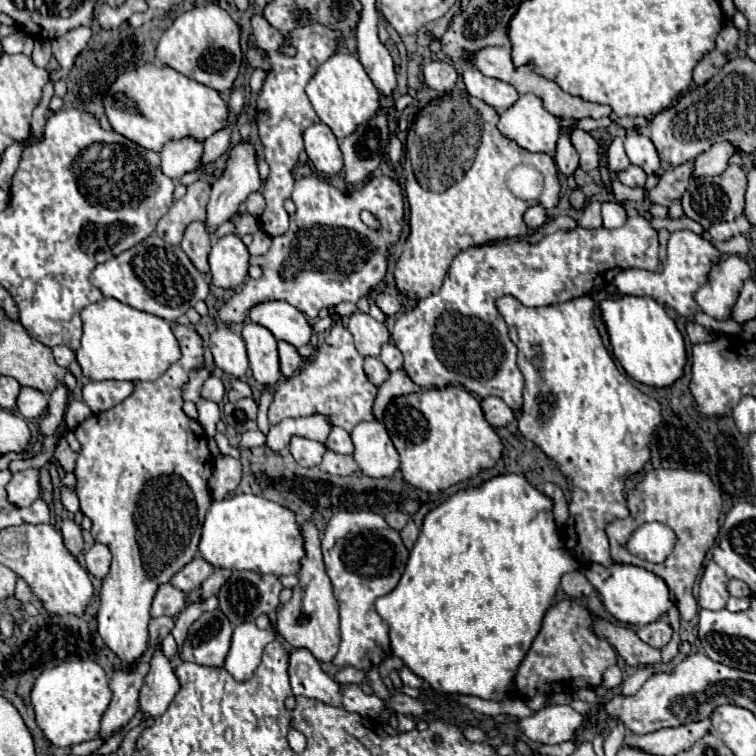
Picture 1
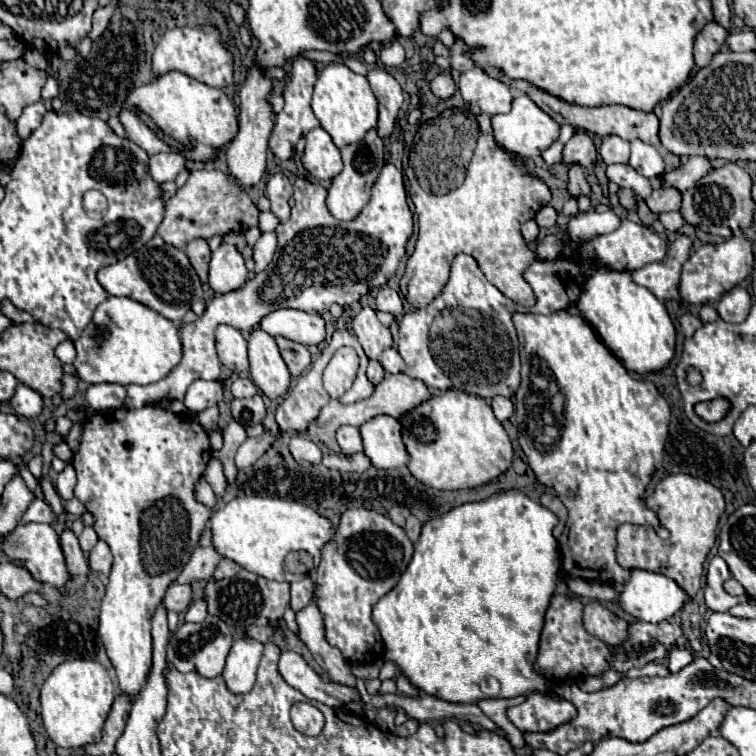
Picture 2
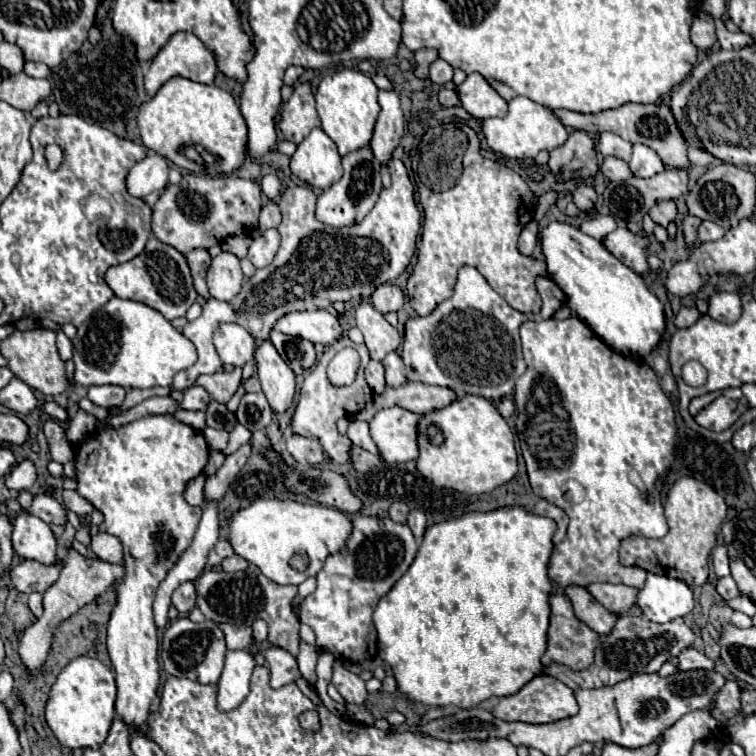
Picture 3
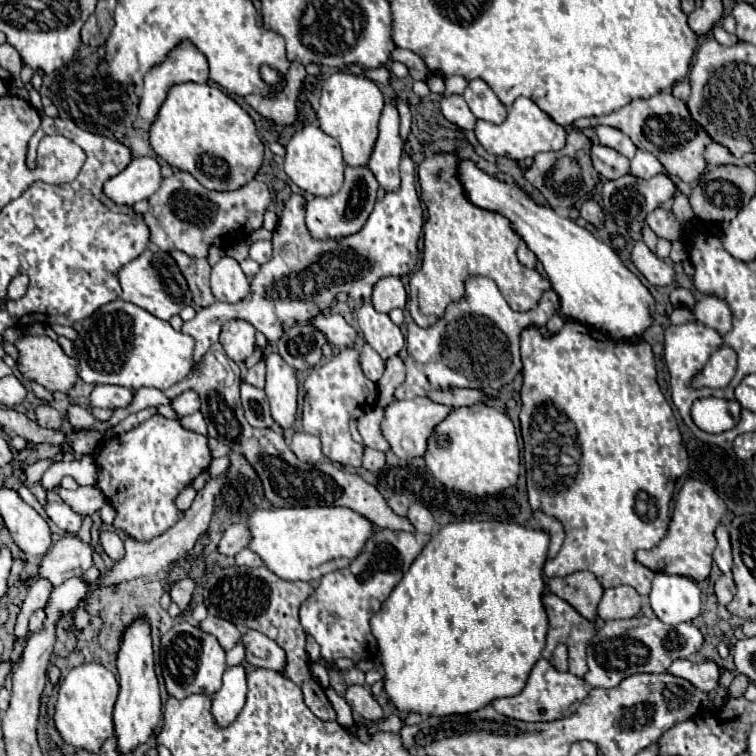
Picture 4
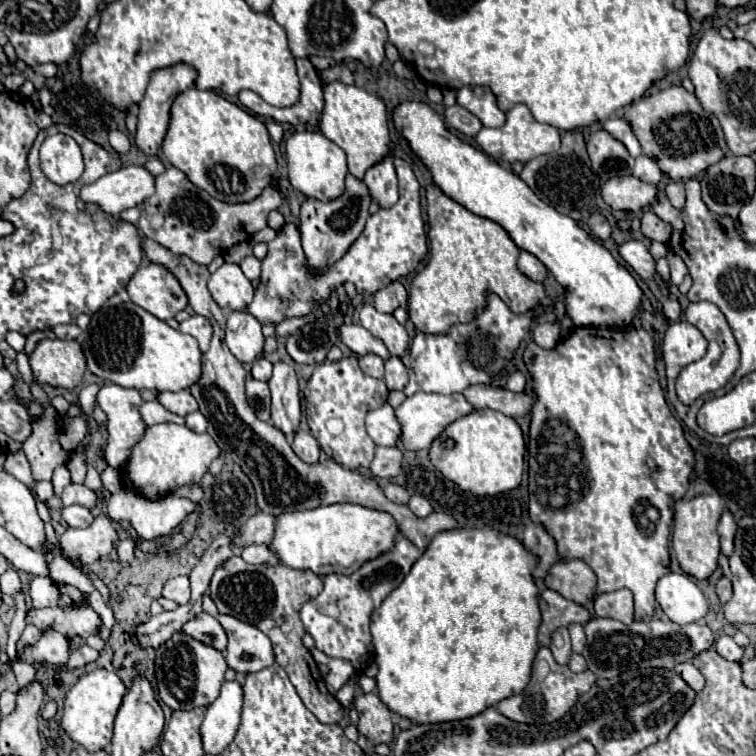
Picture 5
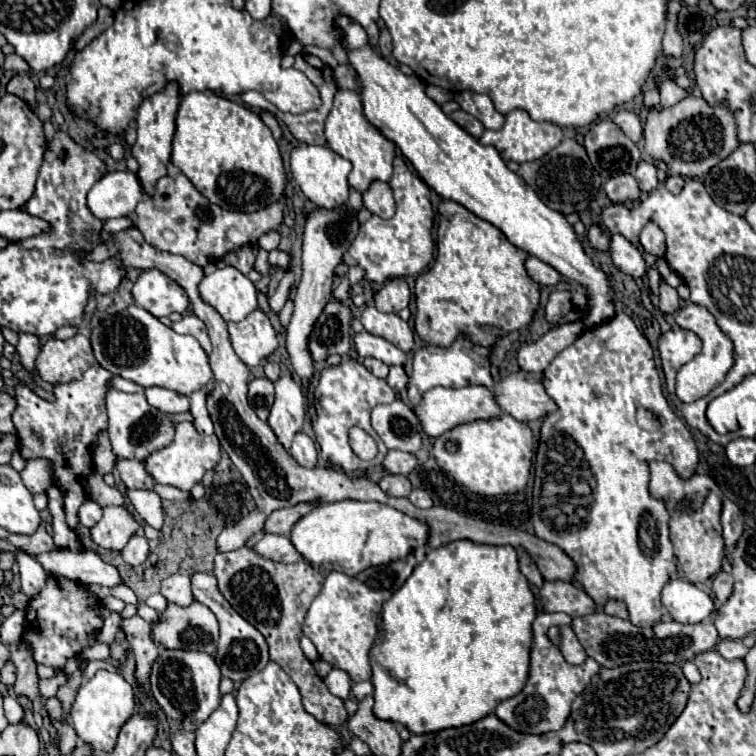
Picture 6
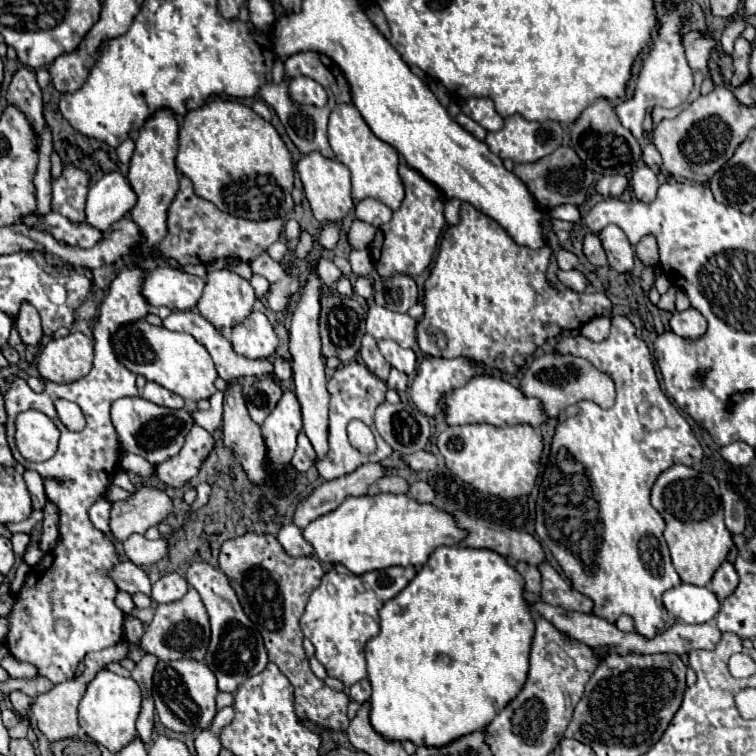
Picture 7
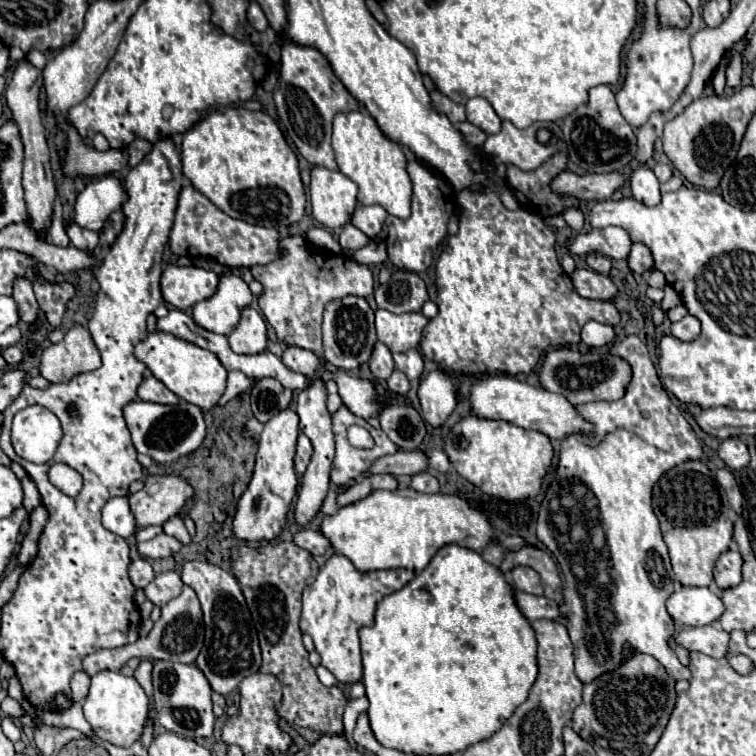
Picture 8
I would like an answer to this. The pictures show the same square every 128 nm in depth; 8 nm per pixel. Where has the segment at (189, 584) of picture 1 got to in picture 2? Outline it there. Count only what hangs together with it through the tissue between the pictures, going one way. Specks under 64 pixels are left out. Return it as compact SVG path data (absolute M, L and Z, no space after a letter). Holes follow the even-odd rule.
M198 546L196 552L192 552L182 574L178 576L178 582L180 584L192 584L196 580L210 580L212 572L220 564L220 560L222 560L222 556L216 552L216 548L212 548L212 546L200 548Z

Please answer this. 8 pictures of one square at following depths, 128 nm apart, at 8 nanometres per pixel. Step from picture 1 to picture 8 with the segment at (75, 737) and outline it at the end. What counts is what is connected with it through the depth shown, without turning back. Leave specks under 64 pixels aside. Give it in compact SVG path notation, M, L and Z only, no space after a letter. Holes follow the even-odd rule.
M110 670L92 676L90 692L84 700L84 716L98 738L124 748L132 746L144 732L144 724L148 722L148 712L150 712L150 700L136 678L128 678L122 672L110 672Z

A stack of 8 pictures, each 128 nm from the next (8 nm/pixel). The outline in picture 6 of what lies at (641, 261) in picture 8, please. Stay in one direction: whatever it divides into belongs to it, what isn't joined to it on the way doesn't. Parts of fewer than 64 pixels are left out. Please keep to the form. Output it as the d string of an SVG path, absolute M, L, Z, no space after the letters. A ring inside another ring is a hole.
M648 222L640 234L640 244L644 248L646 254L652 254L656 258L662 258L664 256L664 232L654 224L654 222Z

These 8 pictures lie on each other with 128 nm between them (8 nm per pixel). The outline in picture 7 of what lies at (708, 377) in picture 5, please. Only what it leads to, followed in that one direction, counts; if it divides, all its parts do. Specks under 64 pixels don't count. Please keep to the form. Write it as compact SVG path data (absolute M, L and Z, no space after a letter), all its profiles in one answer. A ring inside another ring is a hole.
M688 308L684 312L672 314L670 328L674 334L678 334L682 338L700 338L706 332L706 320L698 310Z

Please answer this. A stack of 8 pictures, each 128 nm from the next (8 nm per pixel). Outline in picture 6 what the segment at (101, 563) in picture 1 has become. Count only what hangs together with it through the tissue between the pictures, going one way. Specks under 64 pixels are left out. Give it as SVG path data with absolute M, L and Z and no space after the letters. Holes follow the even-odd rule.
M134 534L134 536L130 538L130 542L120 550L120 554L122 554L122 558L124 558L128 564L132 564L132 566L144 564L144 560L148 560L148 556L150 556L150 546L148 546L146 536Z

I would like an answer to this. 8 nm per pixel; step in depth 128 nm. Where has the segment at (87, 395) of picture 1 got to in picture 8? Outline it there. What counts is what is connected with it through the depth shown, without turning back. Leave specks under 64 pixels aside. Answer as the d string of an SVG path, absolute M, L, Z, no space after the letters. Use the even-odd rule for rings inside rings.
M134 400L126 404L124 418L126 418L136 450L142 454L148 454L156 462L172 462L184 454L194 452L206 436L206 424L204 424L202 410L194 404L188 404L186 400L180 400L180 404L176 406Z

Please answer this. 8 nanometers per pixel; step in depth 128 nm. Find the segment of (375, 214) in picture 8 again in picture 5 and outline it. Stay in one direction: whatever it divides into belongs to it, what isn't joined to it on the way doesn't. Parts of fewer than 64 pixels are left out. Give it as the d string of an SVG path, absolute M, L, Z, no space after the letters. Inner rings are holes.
M392 152L376 166L372 166L366 176L364 184L368 184L368 190L372 192L372 200L380 204L380 208L392 208L398 200L398 182L396 172L392 164Z

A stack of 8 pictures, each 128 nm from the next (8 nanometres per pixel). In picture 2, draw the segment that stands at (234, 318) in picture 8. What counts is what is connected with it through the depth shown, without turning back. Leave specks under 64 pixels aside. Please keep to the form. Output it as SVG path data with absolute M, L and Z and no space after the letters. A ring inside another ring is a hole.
M222 244L216 252L212 252L208 284L216 294L238 290L246 282L246 274L248 270L244 266L244 258L234 246Z

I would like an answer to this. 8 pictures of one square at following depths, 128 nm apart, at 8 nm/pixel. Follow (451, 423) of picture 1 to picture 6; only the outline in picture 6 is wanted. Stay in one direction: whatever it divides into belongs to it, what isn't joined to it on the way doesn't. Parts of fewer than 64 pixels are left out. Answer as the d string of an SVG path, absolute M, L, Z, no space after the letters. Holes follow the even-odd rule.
M504 414L496 420L478 420L470 424L460 424L438 438L434 438L432 452L438 466L448 472L458 484L482 496L500 496L522 492L530 478L532 456L534 456L534 436L526 422Z

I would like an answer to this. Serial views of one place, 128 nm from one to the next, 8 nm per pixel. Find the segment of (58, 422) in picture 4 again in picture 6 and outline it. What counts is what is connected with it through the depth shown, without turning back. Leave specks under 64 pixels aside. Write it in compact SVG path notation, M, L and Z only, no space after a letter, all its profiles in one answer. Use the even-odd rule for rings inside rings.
M22 332L20 334L20 342L16 346L18 354L20 354L20 362L22 366L32 372L34 370L34 360L40 352L40 338L36 334L28 334L28 332ZM28 460L20 476L32 494L44 494L52 486L50 466L46 460Z

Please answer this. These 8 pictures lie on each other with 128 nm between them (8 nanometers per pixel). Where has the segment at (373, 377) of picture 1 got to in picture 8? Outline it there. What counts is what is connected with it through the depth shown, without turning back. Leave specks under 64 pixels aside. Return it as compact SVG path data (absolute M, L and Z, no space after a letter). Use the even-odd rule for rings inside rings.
M378 342L374 346L374 352L372 352L372 358L370 358L370 370L372 374L376 376L376 380L388 380L388 376L394 372L396 364L392 360L392 352L388 350L386 344Z

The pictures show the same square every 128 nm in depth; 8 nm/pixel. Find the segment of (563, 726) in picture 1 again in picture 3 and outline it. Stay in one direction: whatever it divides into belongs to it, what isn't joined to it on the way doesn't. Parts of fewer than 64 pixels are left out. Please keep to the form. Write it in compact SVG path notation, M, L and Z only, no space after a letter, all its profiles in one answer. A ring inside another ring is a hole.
M538 674L534 676L520 692L500 698L498 704L492 708L492 714L496 718L514 722L528 722L528 724L546 724L546 722L556 722L556 720L564 720L570 718L578 712L578 704L576 704L576 696L572 692L572 688L568 688L564 682L548 676L548 674Z

